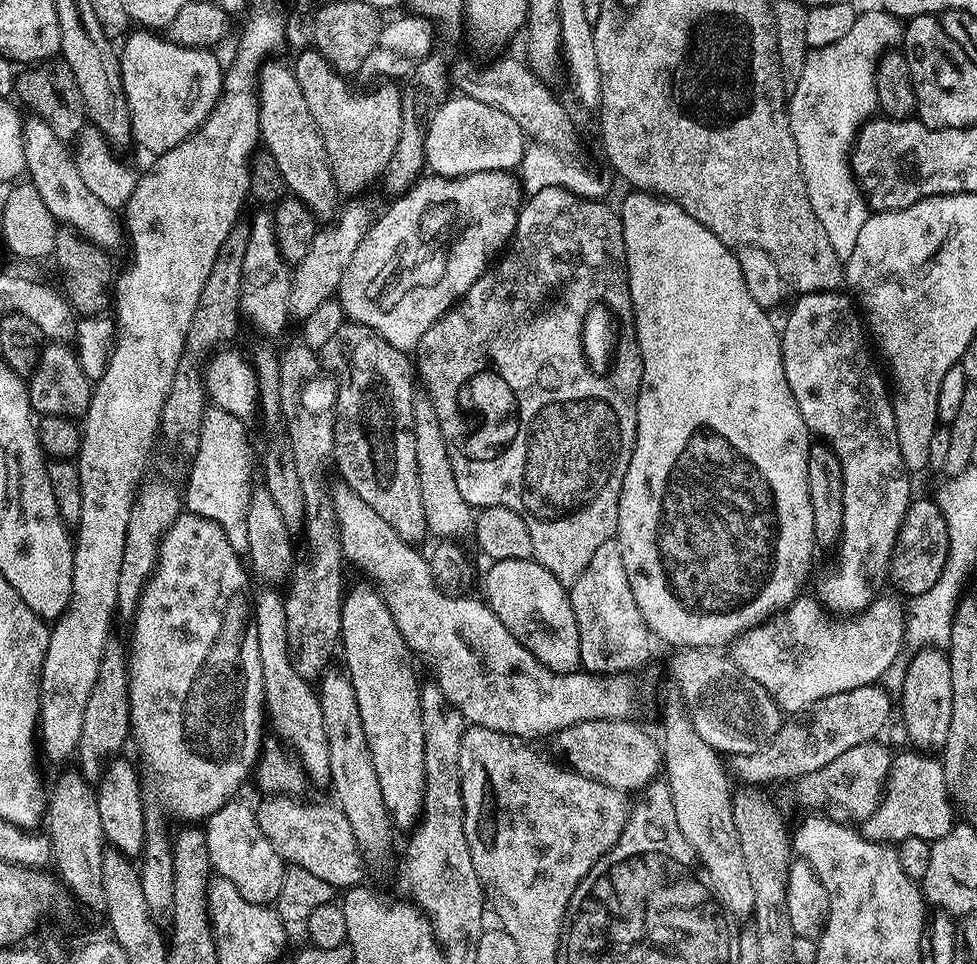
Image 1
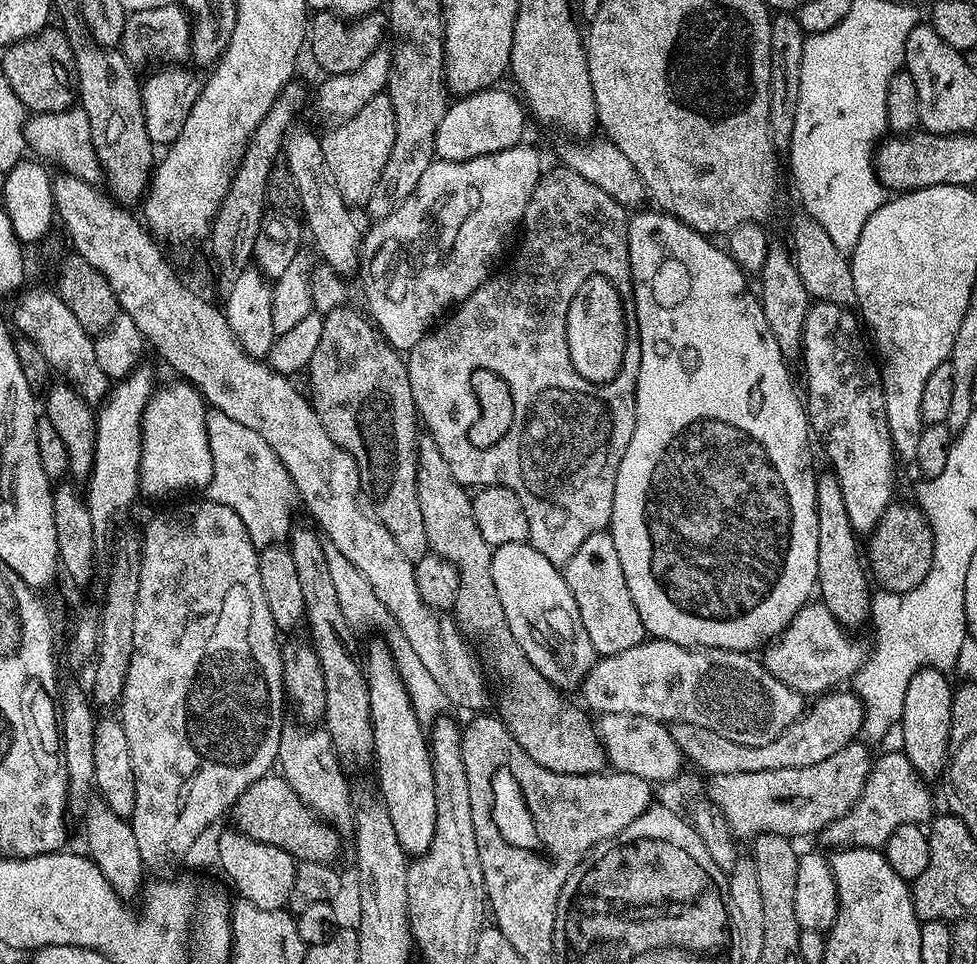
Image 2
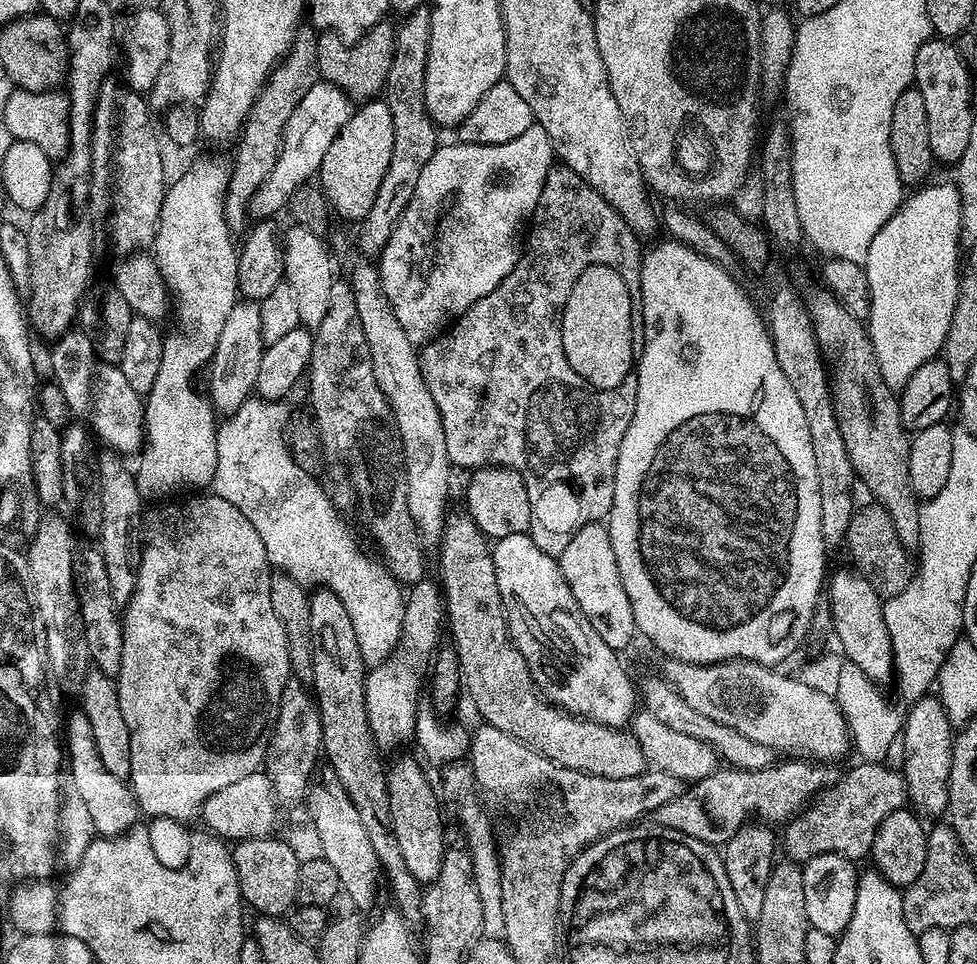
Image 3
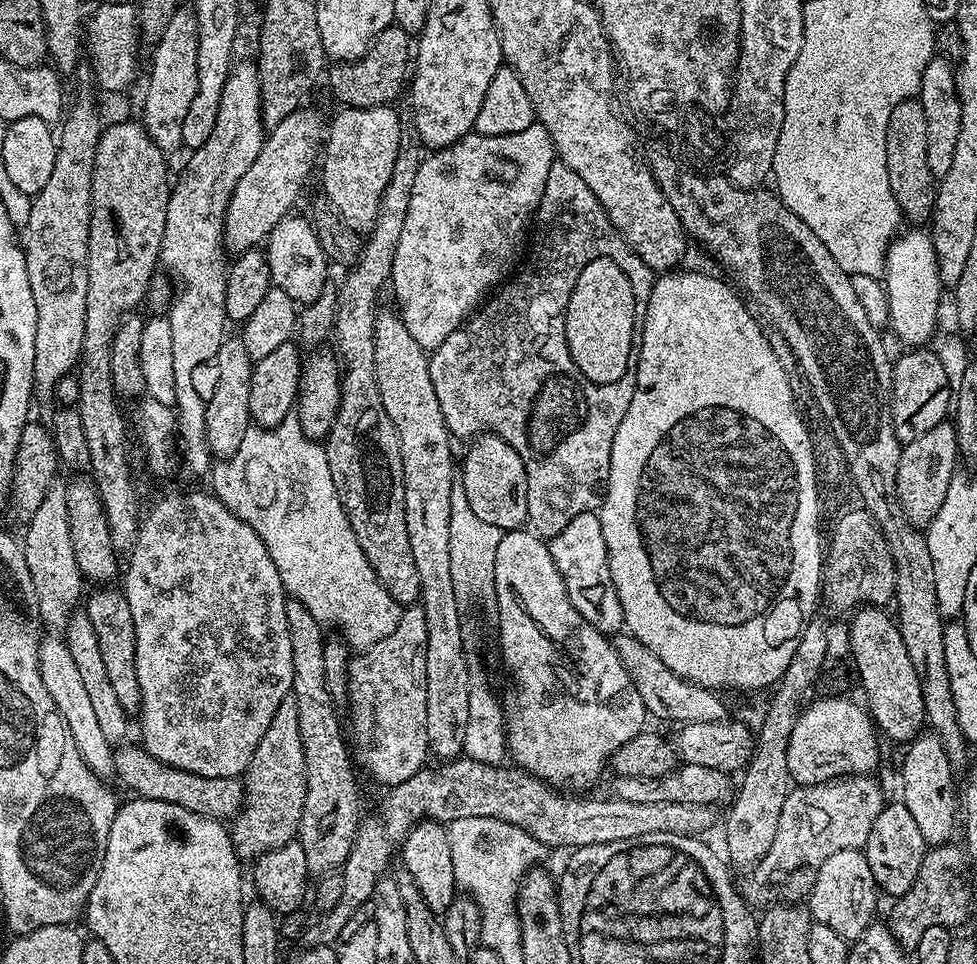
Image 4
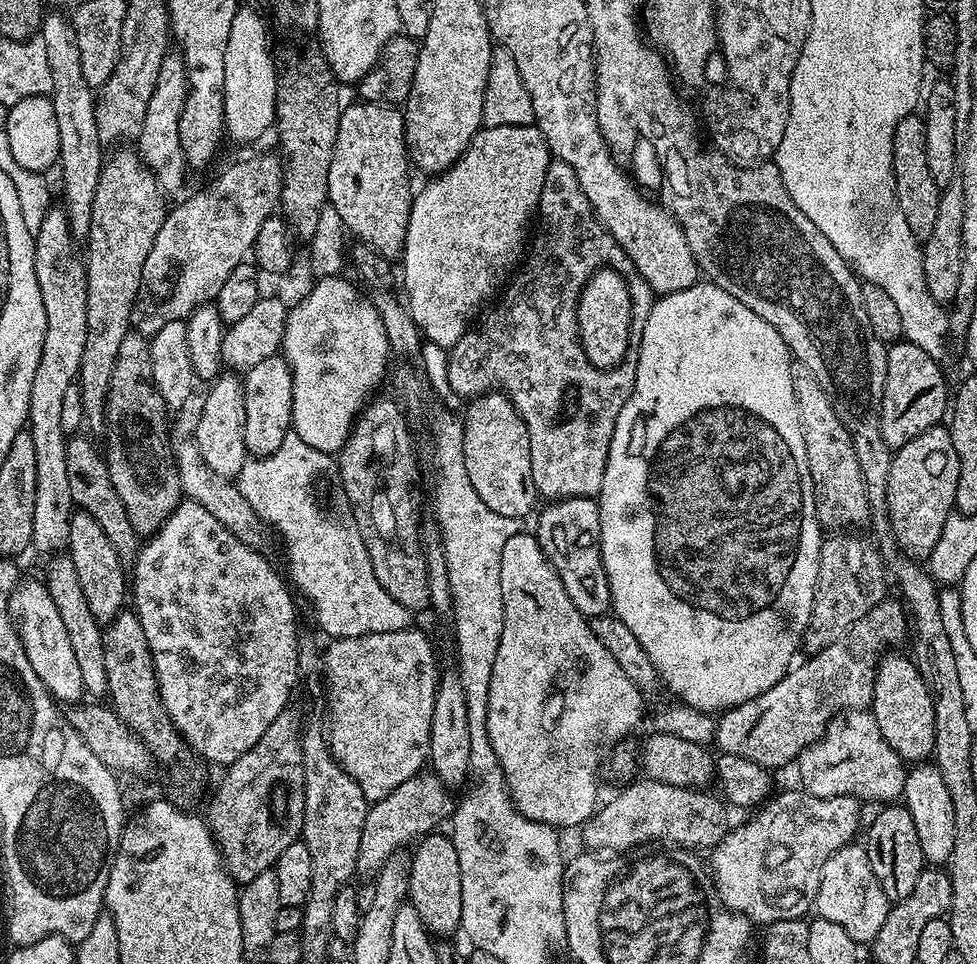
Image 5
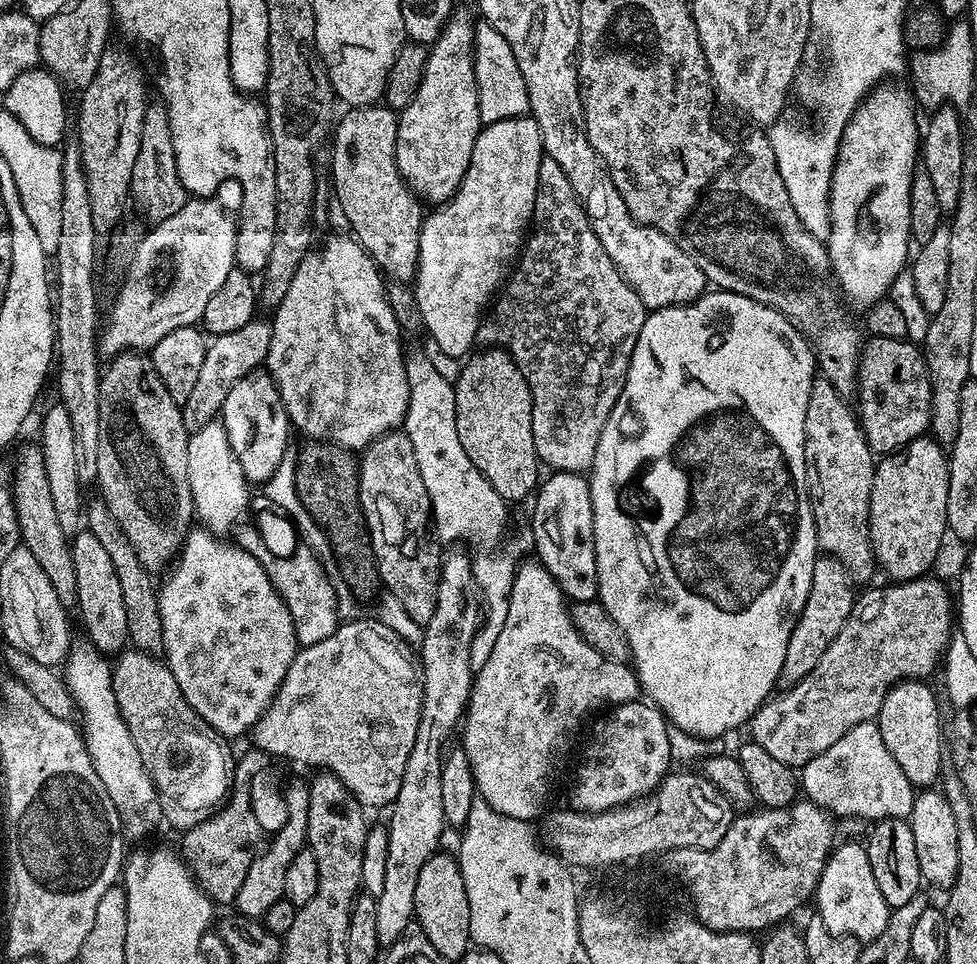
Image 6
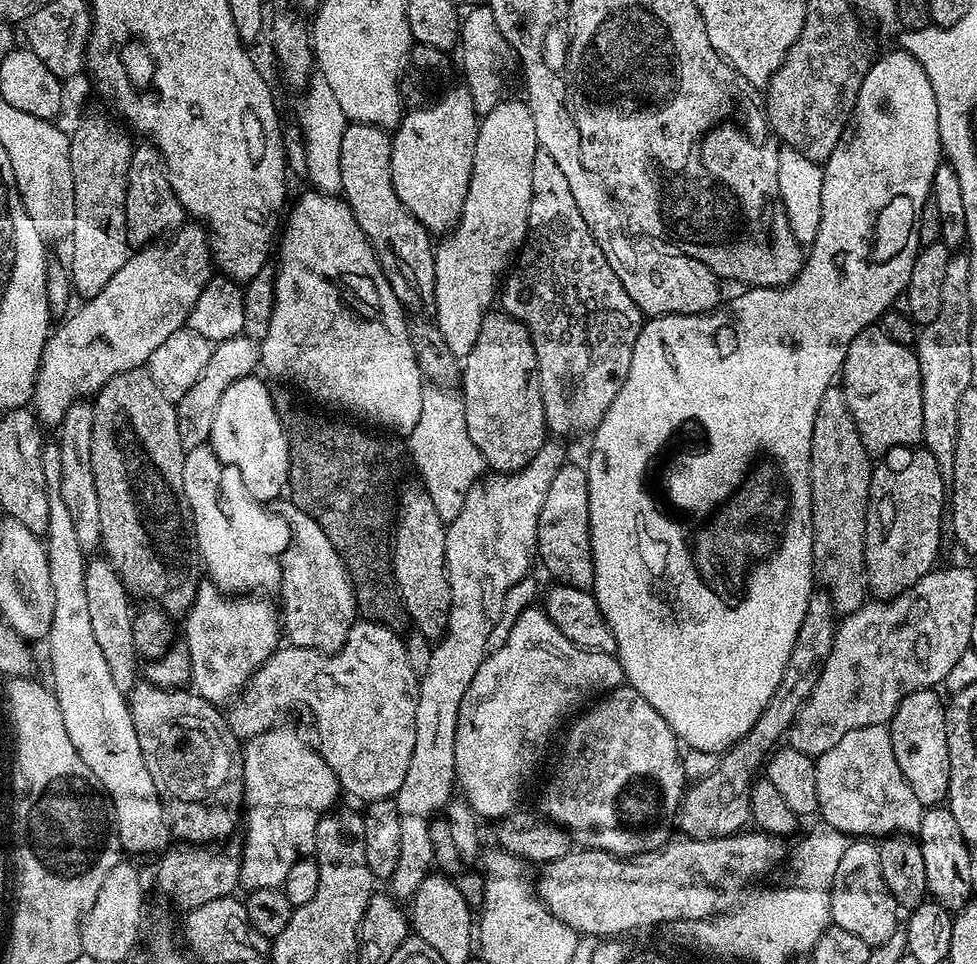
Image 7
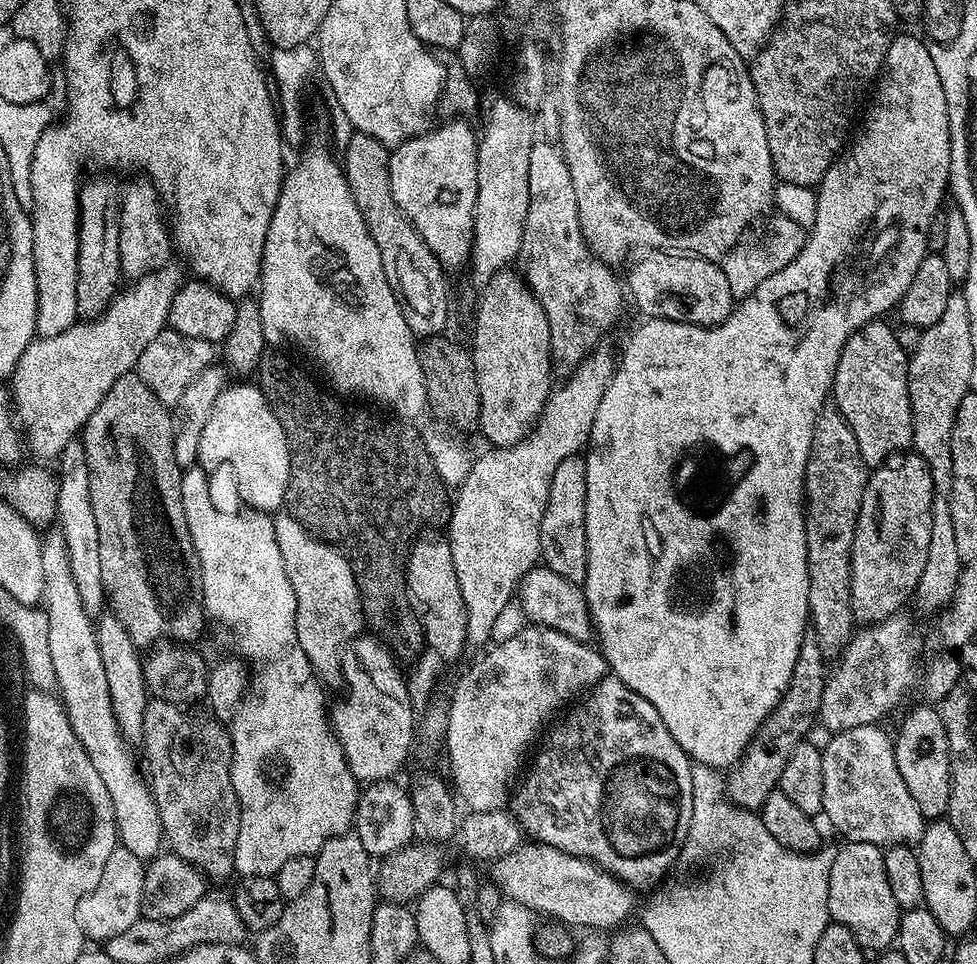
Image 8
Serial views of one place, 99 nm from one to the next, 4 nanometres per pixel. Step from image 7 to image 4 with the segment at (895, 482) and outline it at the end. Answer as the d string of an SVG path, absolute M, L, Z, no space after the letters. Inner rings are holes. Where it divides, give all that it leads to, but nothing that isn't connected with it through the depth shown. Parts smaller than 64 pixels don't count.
M952 422L934 426L934 430L926 430L926 434L901 447L896 496L902 502L902 510L913 528L927 529L938 510L942 510L942 502L946 502L946 490L950 490L952 477L958 472L956 460L956 425Z

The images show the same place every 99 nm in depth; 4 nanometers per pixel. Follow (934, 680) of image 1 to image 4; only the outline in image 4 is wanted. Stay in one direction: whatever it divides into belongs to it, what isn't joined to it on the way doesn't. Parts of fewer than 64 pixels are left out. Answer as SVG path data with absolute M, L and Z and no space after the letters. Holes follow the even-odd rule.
M921 734L903 749L904 765L900 768L900 780L904 783L902 802L906 810L914 818L922 838L930 846L947 844L958 832L958 780L955 780L954 770L950 766L950 758L946 758L946 750L942 750L942 742L935 734Z

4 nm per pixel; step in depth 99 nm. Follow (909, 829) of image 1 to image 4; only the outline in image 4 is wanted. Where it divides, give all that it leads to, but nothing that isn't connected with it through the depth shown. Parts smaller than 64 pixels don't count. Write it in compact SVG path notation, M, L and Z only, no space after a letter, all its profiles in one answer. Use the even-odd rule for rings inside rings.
M872 774L845 776L824 784L802 784L791 789L782 805L774 846L747 873L742 895L749 905L794 904L812 891L816 872L838 850L863 849L870 826L884 809L886 797Z

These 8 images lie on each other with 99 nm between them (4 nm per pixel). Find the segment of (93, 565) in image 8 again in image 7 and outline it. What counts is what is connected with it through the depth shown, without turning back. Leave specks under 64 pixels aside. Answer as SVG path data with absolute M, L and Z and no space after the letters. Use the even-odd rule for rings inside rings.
M77 402L70 406L59 429L58 445L62 456L62 499L69 507L75 536L86 554L101 547L102 518L98 515L98 490L94 487L94 466L90 466L90 442L94 438L94 408L91 403Z

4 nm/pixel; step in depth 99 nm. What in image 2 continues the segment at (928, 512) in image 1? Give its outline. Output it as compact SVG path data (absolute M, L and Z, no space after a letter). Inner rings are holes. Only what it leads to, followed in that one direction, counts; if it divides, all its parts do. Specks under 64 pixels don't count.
M915 503L889 504L882 518L876 523L876 529L867 537L867 540L866 564L870 569L871 579L875 583L877 580L876 584L881 589L888 592L908 592L914 590L927 577L934 558L934 538L927 518Z

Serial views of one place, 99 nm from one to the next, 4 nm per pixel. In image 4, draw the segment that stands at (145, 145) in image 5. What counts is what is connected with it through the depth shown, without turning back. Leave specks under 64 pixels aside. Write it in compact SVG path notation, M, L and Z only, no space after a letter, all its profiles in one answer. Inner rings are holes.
M181 6L176 9L174 18L166 22L166 30L162 30L160 39L155 41L152 52L152 69L148 72L148 89L144 92L144 117L142 123L150 138L166 154L172 154L175 148L182 145L182 121L190 110L190 102L194 102L194 94L198 94L198 22L191 7Z

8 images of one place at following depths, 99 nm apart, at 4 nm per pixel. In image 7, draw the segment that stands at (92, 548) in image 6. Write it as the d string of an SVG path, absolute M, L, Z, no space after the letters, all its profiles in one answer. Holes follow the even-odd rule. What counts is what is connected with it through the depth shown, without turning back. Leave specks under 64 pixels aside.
M106 558L100 560L89 559L85 570L85 584L87 595L87 609L90 610L91 629L94 630L94 637L102 650L106 663L110 666L110 675L118 690L128 694L138 683L138 673L142 664L138 659L134 644L134 626L132 619L134 609L130 593L120 581L120 576L114 570L114 566Z

